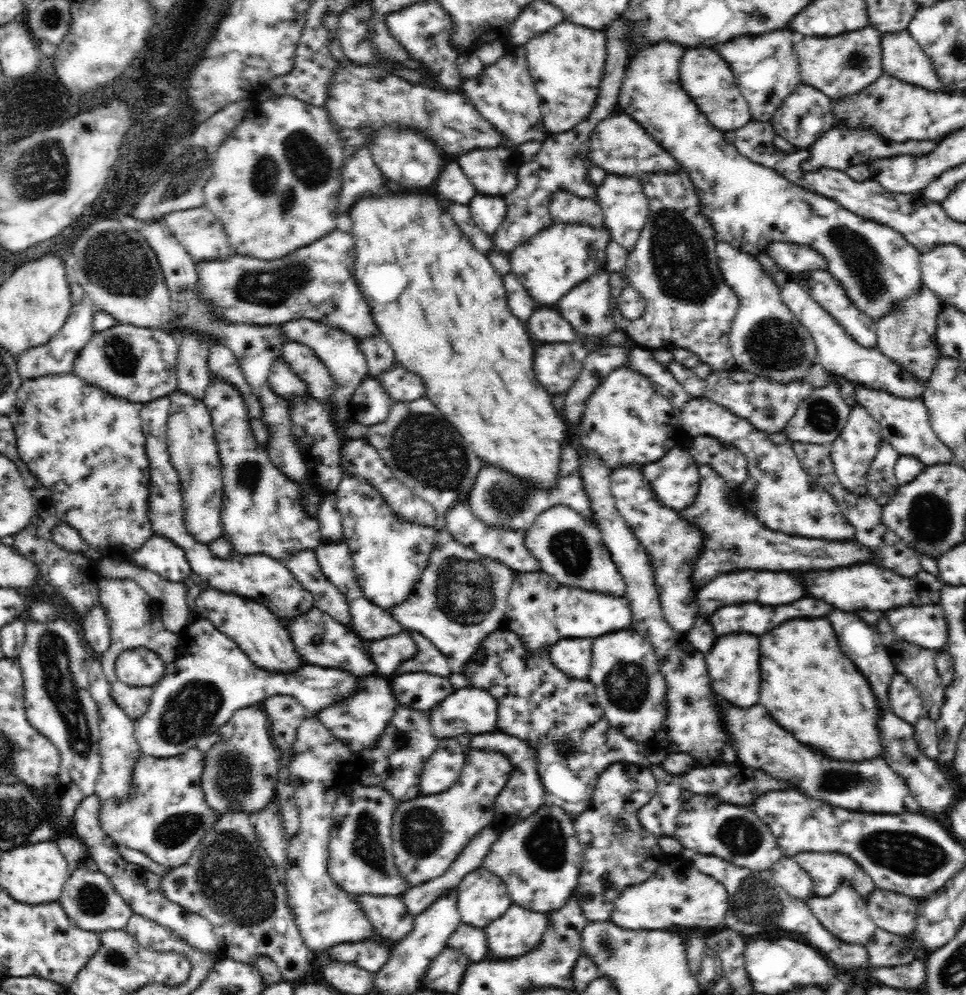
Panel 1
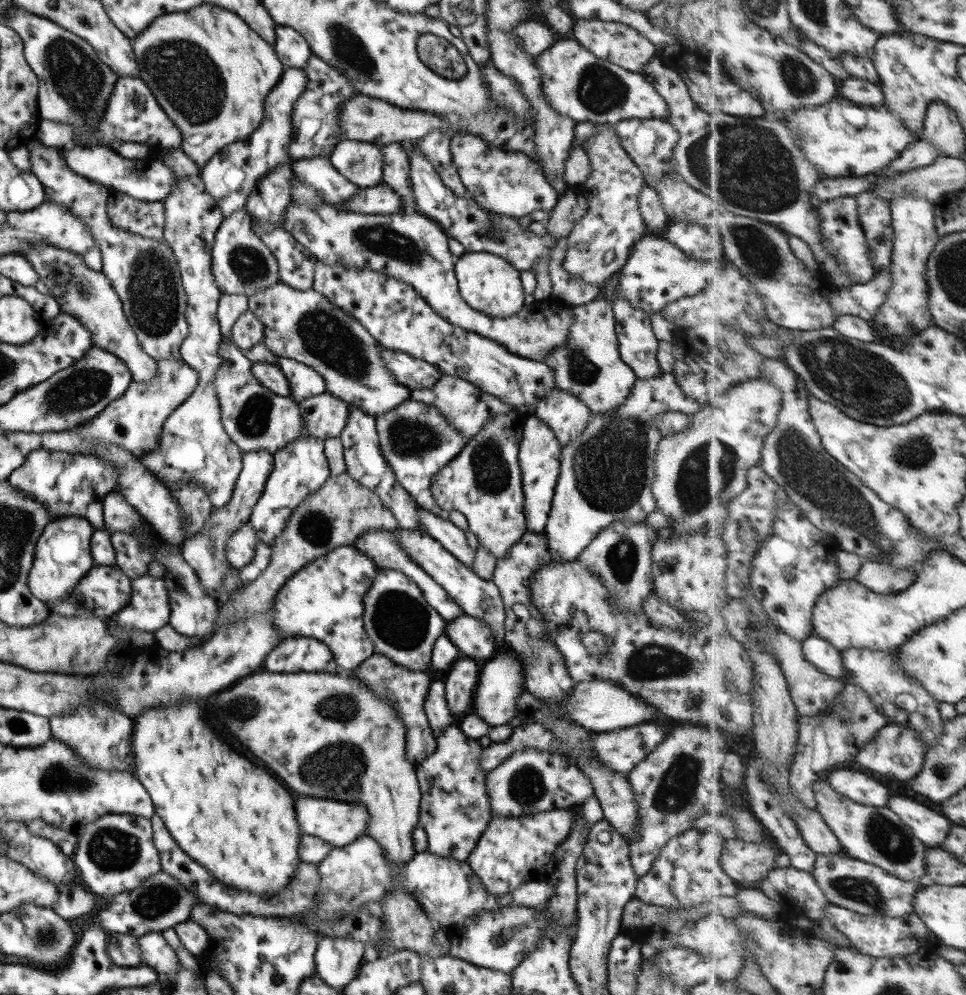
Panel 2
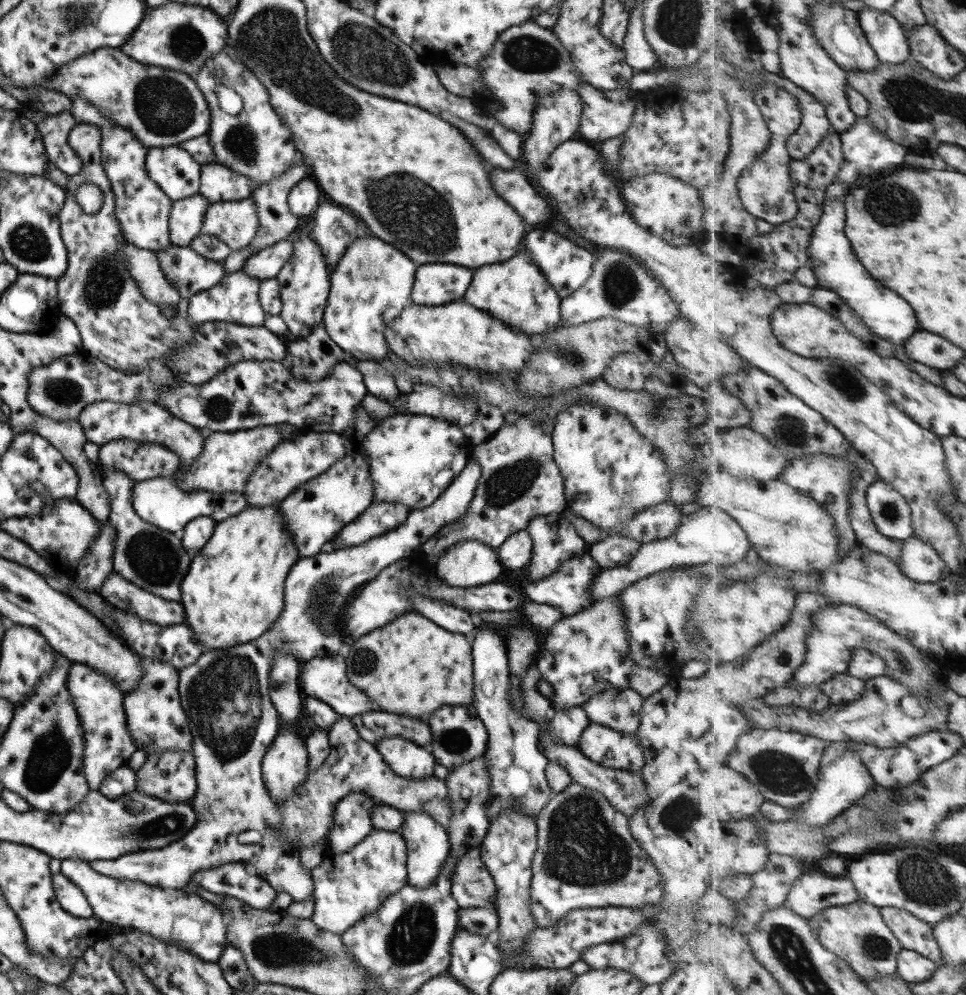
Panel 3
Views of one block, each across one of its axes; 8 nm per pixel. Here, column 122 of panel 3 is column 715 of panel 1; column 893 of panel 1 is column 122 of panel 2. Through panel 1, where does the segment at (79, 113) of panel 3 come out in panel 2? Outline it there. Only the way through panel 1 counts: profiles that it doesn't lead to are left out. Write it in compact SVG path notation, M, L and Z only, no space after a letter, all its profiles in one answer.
M36 141L30 145L29 158L32 162L31 172L44 185L46 200L68 208L75 218L90 228L92 238L102 252L101 271L118 294L124 314L142 350L155 360L182 359L180 345L188 334L185 315L187 296L172 248L164 240L156 241L112 225L107 214L111 189L74 173L66 165L59 147L46 146Z

